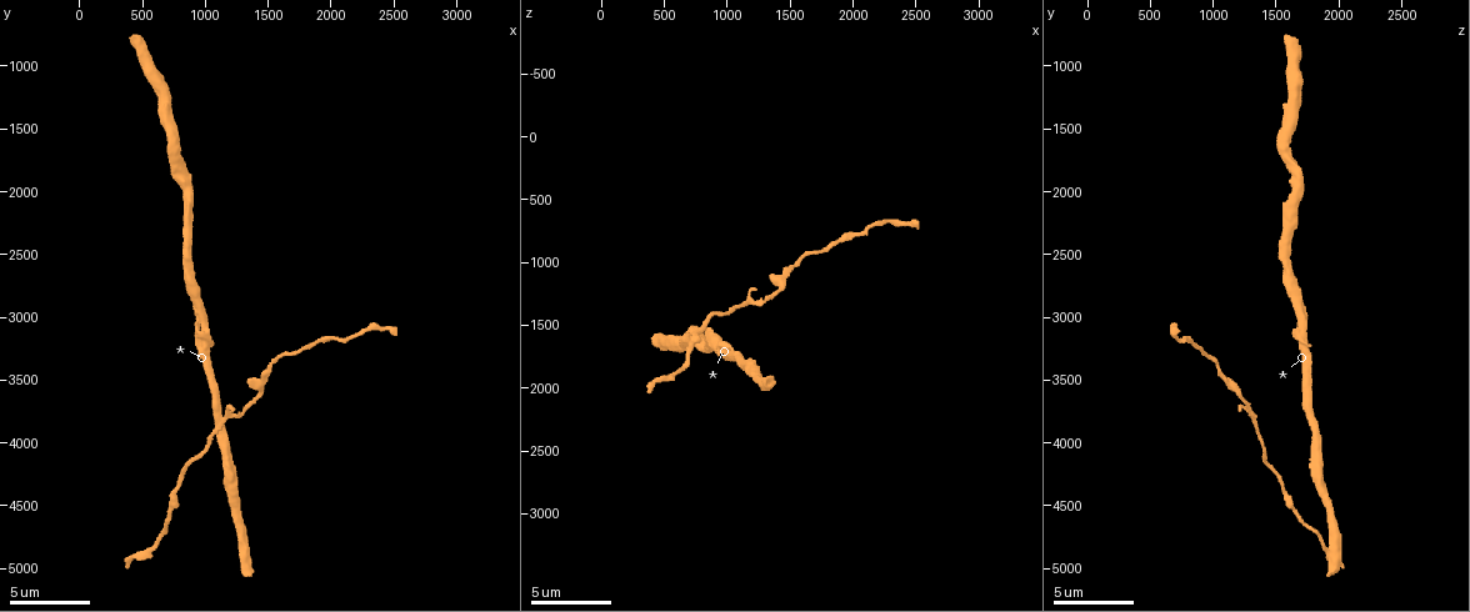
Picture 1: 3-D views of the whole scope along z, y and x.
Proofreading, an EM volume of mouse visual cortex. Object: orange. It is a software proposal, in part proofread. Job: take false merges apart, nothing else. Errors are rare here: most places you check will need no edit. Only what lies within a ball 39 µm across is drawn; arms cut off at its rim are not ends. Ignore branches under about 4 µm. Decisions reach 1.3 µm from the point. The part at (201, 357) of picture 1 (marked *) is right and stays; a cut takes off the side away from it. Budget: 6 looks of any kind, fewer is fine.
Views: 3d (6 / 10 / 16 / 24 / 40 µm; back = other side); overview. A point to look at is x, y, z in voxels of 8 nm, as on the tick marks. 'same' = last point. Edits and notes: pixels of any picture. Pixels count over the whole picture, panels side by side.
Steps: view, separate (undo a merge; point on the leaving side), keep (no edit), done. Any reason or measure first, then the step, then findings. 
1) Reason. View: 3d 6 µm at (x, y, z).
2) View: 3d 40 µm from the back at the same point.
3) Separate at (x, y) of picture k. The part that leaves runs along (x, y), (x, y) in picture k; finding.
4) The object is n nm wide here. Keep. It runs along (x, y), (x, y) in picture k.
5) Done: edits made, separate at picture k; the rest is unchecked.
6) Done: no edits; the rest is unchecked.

A fork. View: 3d 10 µm at (1100, 3860, 1340).

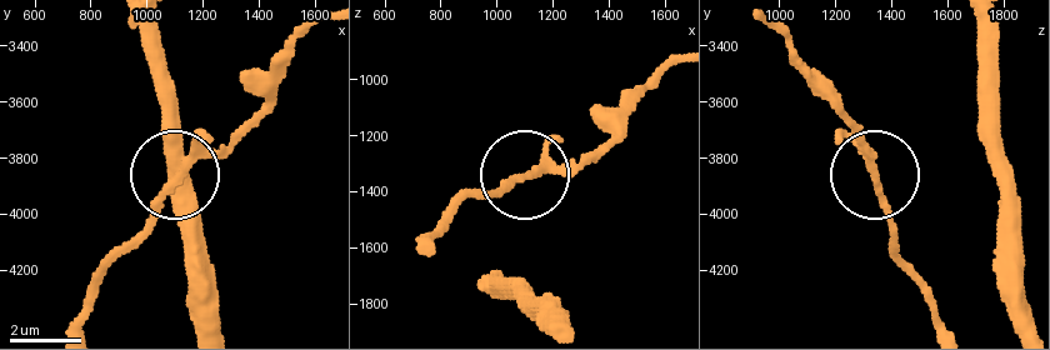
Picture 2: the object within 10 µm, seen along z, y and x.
The object is 190 nm wide here. Keep. Continuous, no second neuron.

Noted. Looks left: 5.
Thick turns thin. View: 3d 16 µm at (1840, 3220, 840).

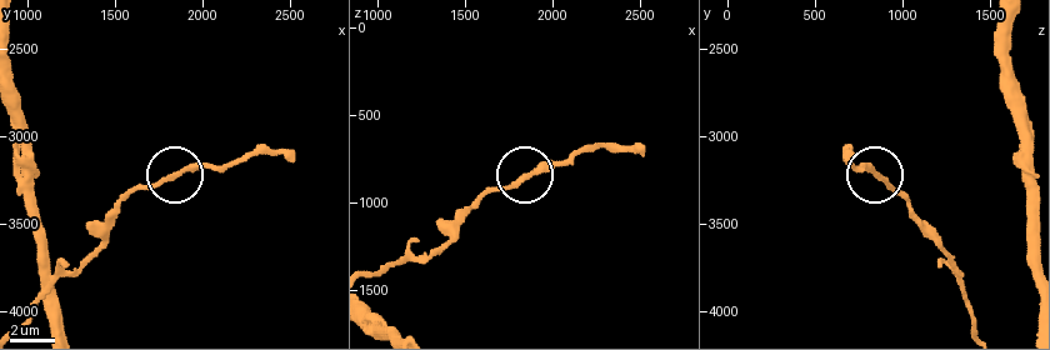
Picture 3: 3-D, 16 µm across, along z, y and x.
View: 3d 16 µm from the back at (1820, 3240, 880).

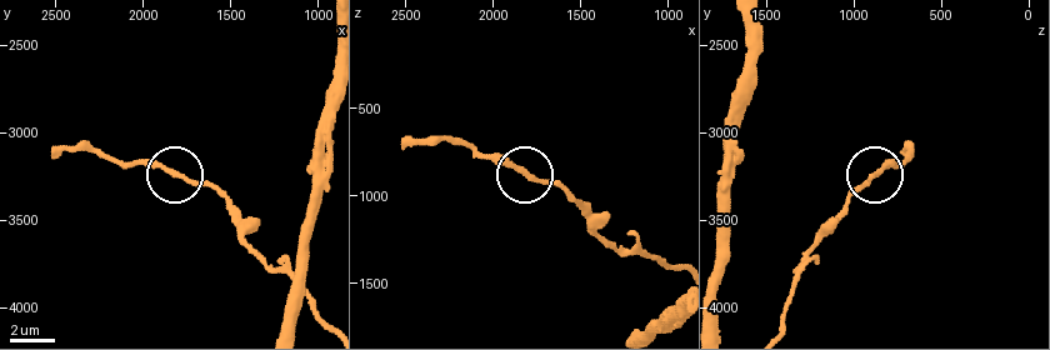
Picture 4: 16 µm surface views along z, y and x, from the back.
The object is 210 nm wide here. Keep. Continuous, no second neuron.

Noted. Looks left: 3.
A narrow waist. View: 3d 16 µm at (840, 1780, 1620).

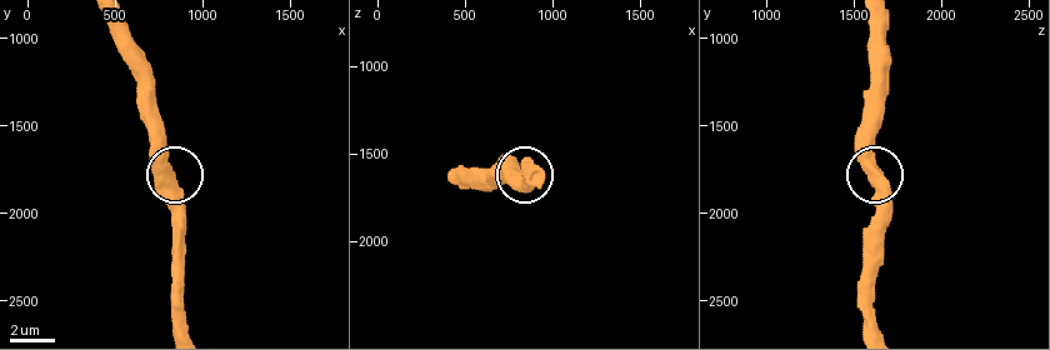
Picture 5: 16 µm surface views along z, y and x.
Keep. It runs along (183, 328), (181, 221), (159, 111) in picture 5; all the same neuron.

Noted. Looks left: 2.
Done: no edits; the rest is unchecked.

